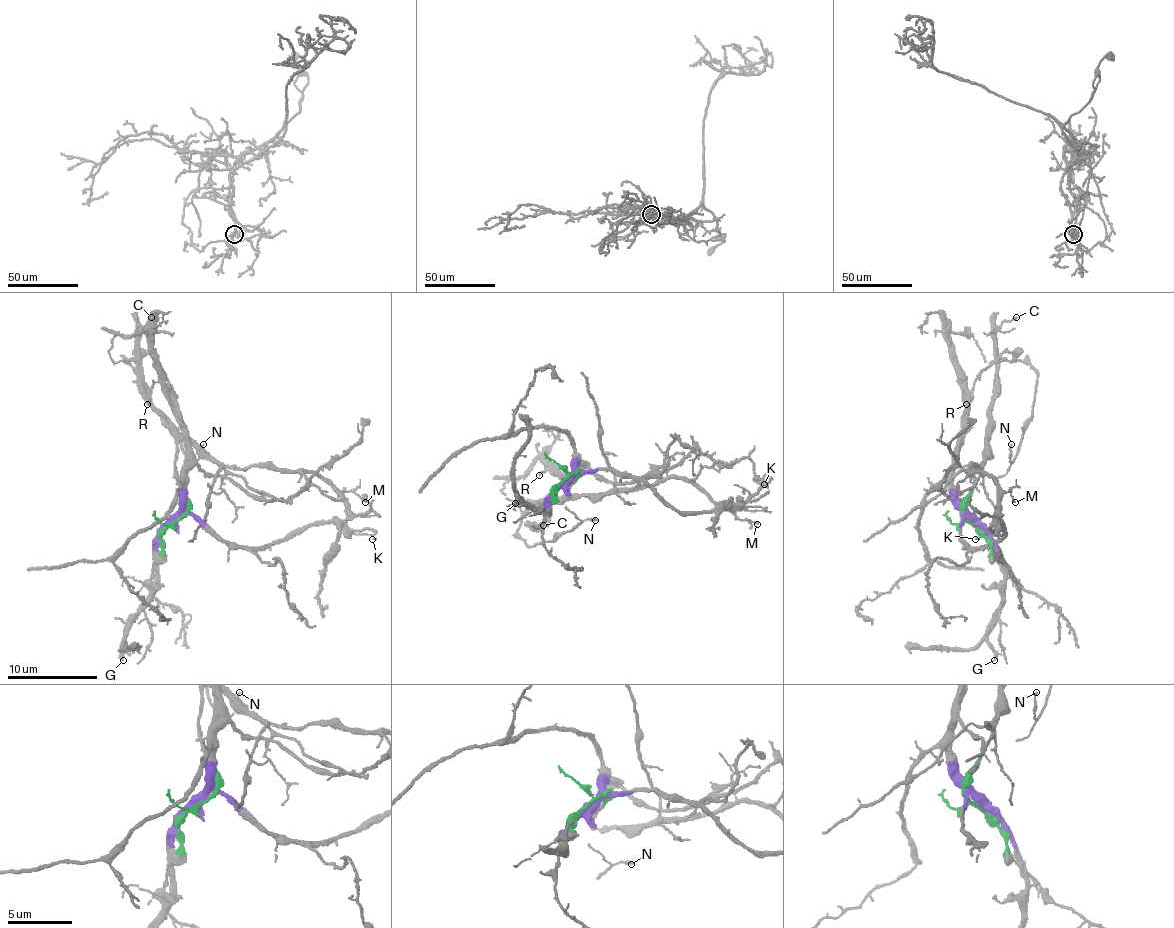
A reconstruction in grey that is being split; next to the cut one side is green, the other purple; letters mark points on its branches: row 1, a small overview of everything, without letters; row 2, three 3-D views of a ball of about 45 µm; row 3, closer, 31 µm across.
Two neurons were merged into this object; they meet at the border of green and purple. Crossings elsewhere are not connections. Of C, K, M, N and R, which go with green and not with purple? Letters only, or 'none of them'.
C, M, N

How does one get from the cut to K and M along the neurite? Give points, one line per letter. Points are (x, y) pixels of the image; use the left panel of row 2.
K: (173, 524), (193, 512), (240, 546), (270, 546), (341, 524), (377, 533), (373, 539)
M: (173, 524), (187, 510), (175, 477), (180, 439), (193, 439), (225, 465), (312, 470), (366, 501)

